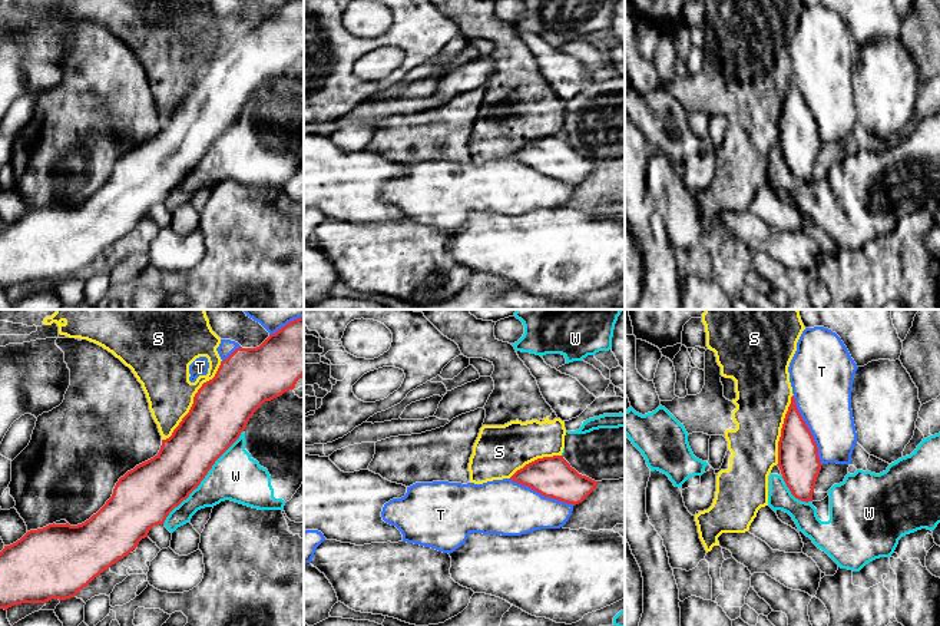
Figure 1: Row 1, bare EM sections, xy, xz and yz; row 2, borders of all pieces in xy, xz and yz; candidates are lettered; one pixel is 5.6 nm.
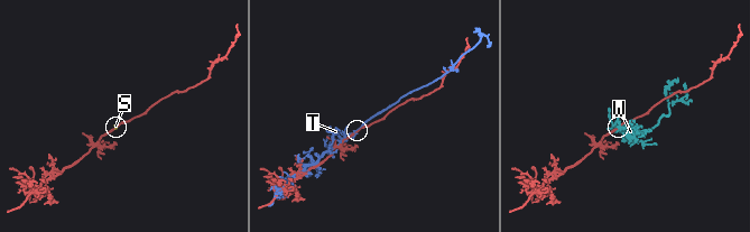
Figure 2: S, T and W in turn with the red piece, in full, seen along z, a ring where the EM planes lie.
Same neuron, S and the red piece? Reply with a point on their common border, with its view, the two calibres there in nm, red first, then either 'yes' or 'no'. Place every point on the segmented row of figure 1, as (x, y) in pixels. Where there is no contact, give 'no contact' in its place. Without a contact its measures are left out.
meets red in yz at (781, 430); 220 nm thick on the red side, 300 nm on the other; no

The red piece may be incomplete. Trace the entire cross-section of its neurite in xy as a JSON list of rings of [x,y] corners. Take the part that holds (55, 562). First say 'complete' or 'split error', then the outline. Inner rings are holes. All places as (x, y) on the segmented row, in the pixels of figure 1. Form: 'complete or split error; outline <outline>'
complete; outline [[[304,317],[288,322],[256,348],[236,348],[221,362],[215,377],[198,390],[189,413],[172,435],[162,440],[159,453],[120,477],[112,497],[96,514],[77,526],[53,523],[43,529],[30,530],[16,543],[4,546],[0,552],[0,609],[7,610],[21,603],[46,603],[52,599],[75,597],[95,577],[136,549],[153,526],[163,524],[169,513],[198,488],[215,461],[239,438],[254,413],[265,401],[294,390],[302,375]]]

